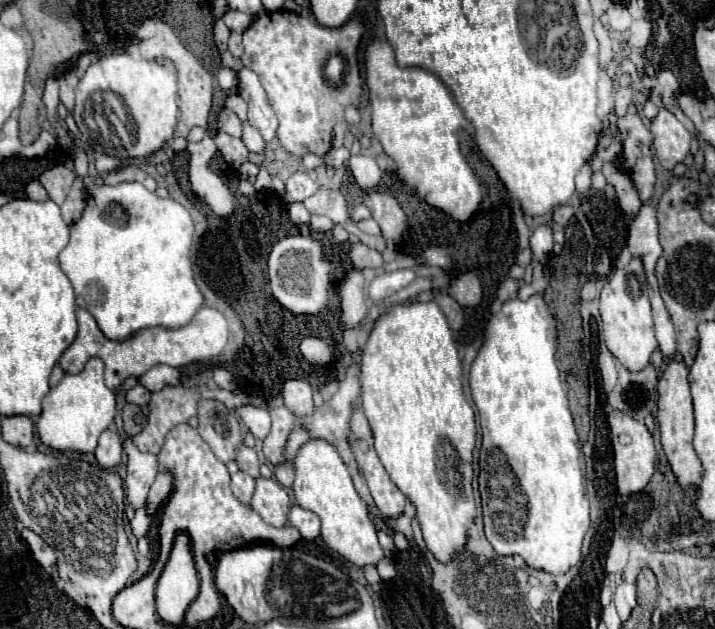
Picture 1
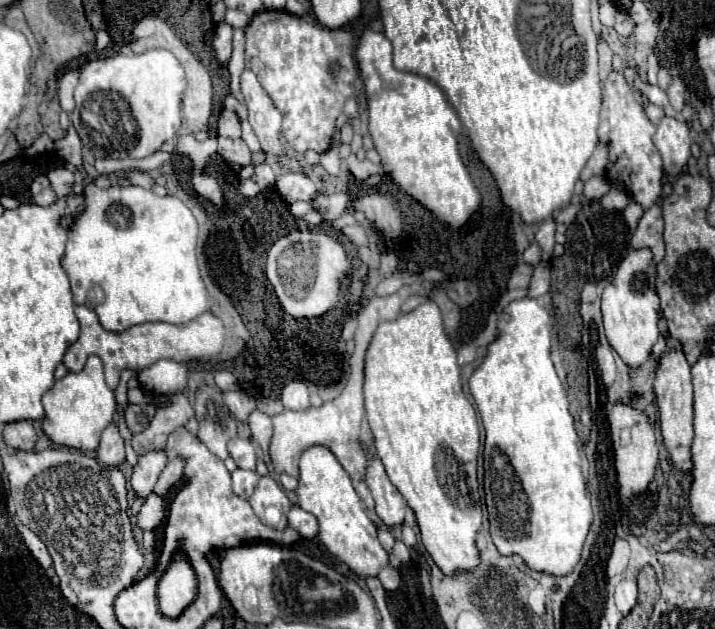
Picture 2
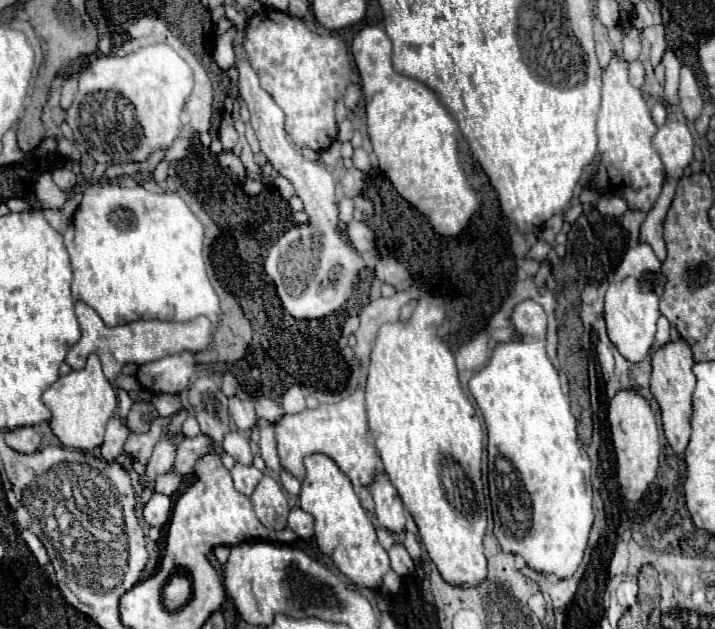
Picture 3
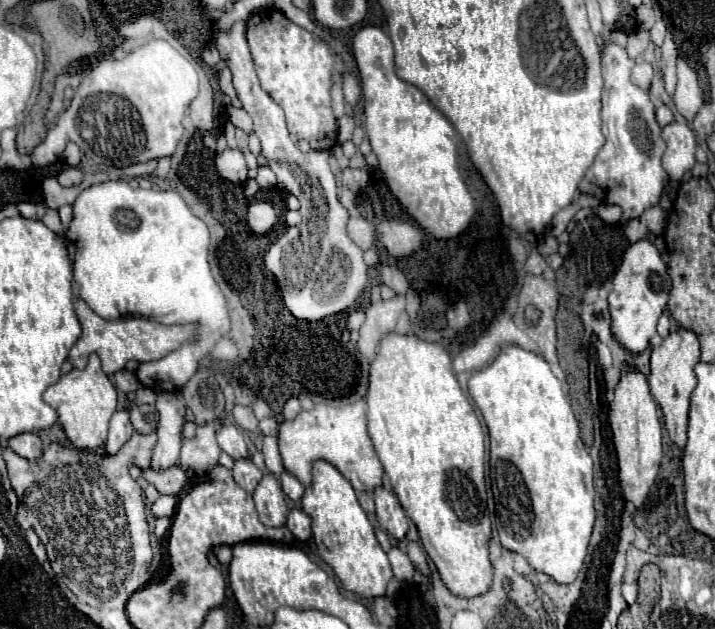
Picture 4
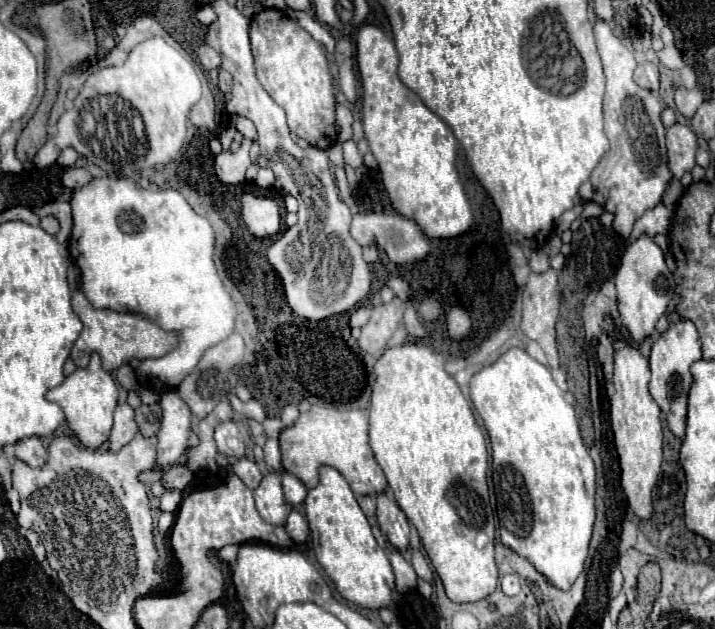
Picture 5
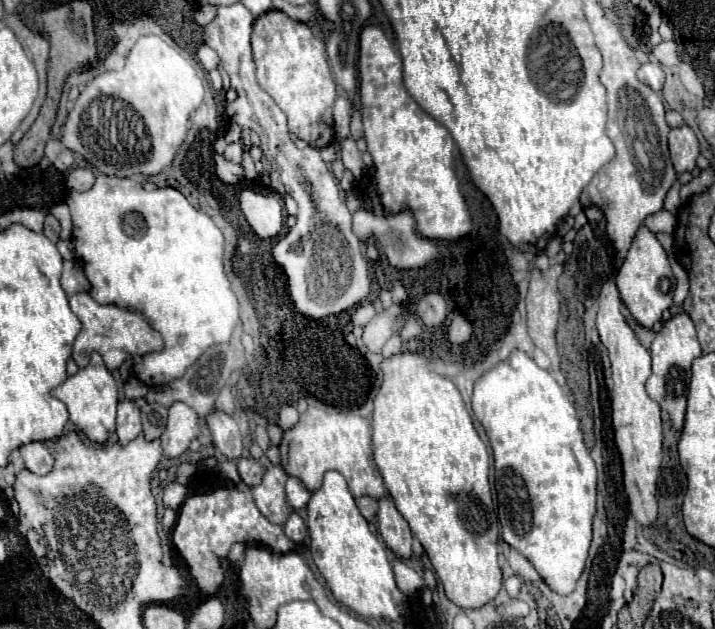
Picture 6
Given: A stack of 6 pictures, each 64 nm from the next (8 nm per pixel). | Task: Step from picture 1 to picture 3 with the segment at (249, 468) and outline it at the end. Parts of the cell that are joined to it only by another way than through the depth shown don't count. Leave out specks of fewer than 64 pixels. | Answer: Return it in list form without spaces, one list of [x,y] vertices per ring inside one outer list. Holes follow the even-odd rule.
[[[230,432],[230,434],[226,434],[222,446],[224,446],[226,454],[230,454],[238,464],[252,466],[252,450],[244,436],[240,436],[238,432]]]

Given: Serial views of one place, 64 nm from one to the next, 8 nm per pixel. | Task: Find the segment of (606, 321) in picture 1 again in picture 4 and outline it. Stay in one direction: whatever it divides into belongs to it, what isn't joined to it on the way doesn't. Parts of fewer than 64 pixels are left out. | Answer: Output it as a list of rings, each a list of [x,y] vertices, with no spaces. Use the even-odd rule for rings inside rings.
[[[638,240],[624,252],[624,260],[614,276],[612,292],[608,294],[610,326],[614,340],[630,354],[640,354],[648,348],[656,334],[656,322],[664,312],[670,294],[670,276],[660,258],[658,248],[650,240]]]

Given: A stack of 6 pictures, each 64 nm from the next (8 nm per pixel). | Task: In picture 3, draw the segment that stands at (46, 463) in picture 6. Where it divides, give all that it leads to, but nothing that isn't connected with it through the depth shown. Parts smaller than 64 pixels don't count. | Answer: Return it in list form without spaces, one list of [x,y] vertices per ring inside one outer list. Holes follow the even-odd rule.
[[[22,426],[22,428],[14,428],[14,430],[6,430],[4,438],[6,438],[6,444],[12,450],[22,452],[22,454],[32,454],[40,446],[40,434],[32,426]]]

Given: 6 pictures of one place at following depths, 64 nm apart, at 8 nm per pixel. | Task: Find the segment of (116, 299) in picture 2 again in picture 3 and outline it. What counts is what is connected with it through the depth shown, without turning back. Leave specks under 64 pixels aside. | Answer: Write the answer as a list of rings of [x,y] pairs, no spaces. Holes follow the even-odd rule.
[[[94,184],[84,192],[84,198],[74,212],[72,224],[64,232],[64,244],[66,244],[68,256],[70,256],[70,266],[72,266],[72,272],[74,272],[72,296],[74,296],[74,300],[84,300],[90,308],[94,308],[100,314],[100,318],[104,320],[104,324],[116,324],[116,318],[132,318],[132,314],[136,314],[138,318],[168,320],[168,322],[188,322],[188,320],[194,320],[196,316],[208,316],[218,326],[220,300],[218,300],[214,288],[210,286],[210,282],[206,278],[206,268],[204,268],[204,262],[202,262],[202,238],[204,238],[204,228],[202,228],[200,220],[190,212],[186,202],[178,194],[152,194],[152,192],[144,190],[142,186],[124,188],[124,186]]]

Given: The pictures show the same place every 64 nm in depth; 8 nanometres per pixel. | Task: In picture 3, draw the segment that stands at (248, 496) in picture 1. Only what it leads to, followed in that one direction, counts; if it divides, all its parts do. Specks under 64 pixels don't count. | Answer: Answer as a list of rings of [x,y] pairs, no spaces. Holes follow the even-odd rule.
[[[236,464],[234,470],[232,470],[232,478],[234,478],[234,488],[244,494],[244,496],[250,496],[256,488],[256,484],[262,480],[262,472],[256,470],[254,466],[242,466],[242,464]]]

